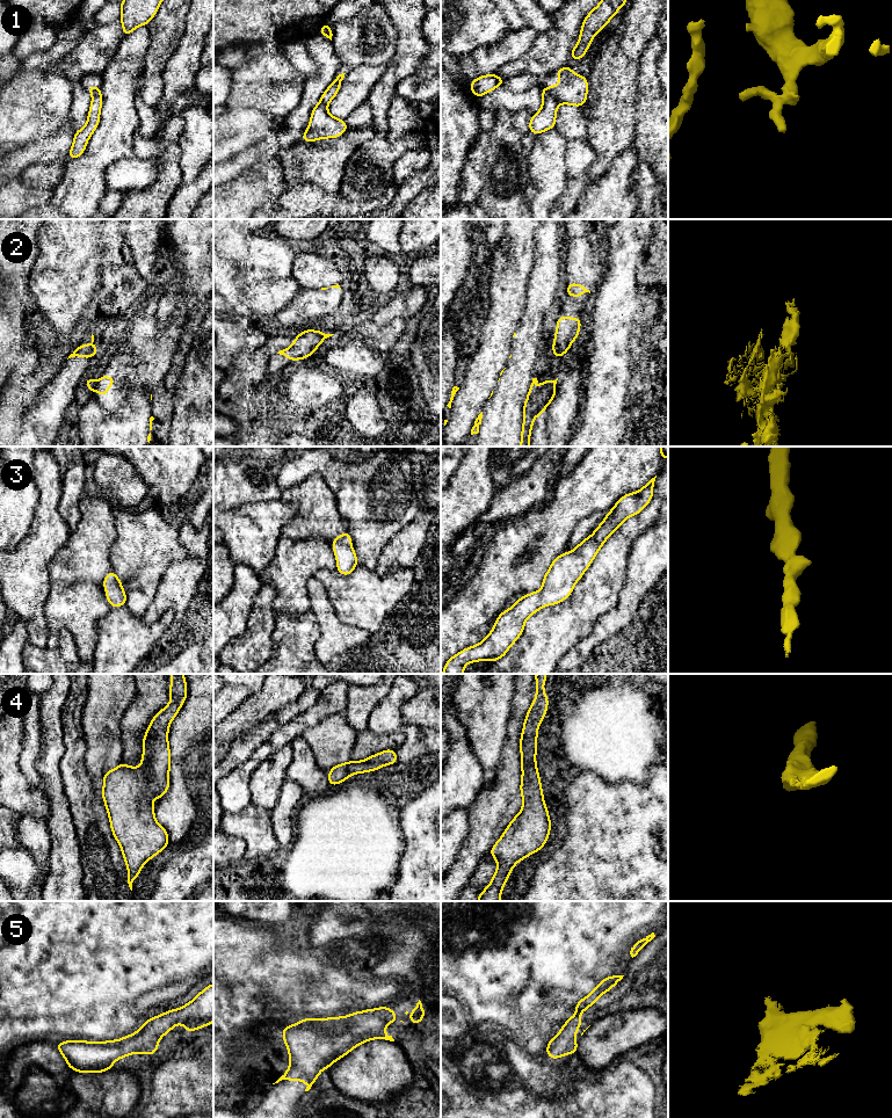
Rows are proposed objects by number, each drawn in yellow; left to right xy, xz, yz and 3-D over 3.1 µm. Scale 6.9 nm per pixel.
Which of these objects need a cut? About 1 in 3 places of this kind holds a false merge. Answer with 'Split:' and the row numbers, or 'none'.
Split: 1, 2

